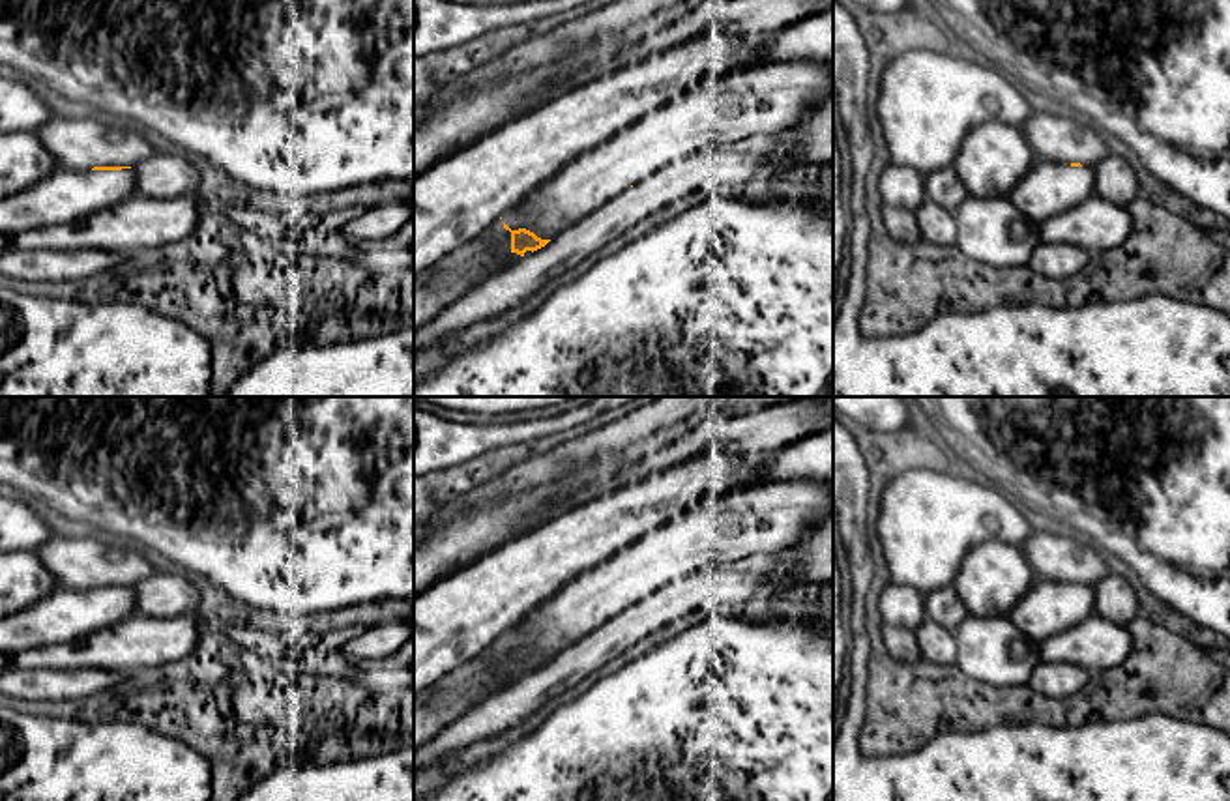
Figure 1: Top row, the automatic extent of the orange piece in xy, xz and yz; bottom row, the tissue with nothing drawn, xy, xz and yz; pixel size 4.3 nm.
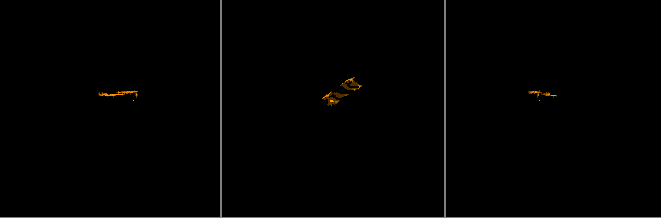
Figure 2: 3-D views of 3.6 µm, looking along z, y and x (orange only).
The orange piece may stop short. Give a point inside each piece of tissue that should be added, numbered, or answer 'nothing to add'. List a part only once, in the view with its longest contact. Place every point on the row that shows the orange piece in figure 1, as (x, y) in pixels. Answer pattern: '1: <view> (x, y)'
1: xz (764, 100)

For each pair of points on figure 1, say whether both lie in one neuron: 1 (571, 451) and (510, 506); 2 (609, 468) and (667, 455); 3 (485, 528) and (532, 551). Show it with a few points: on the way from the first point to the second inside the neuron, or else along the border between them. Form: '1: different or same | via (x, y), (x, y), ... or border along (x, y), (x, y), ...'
1: different | border along (571, 466), (547, 481), (504, 493), (491, 500)
2: different | border along (671, 442), (635, 459), (611, 478), (592, 483)
3: different | border along (517, 536), (472, 564)

